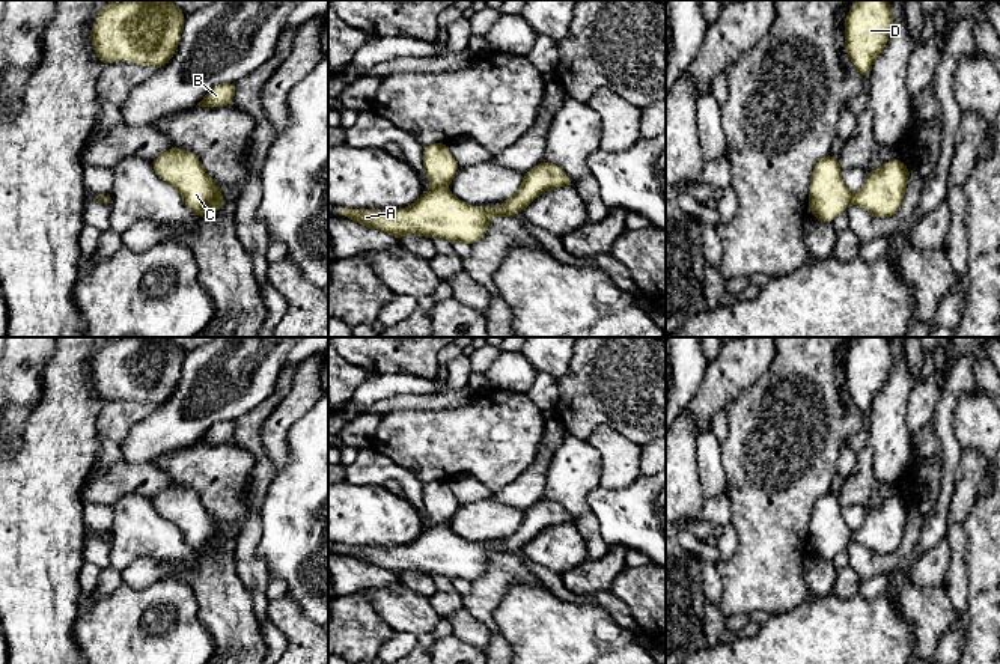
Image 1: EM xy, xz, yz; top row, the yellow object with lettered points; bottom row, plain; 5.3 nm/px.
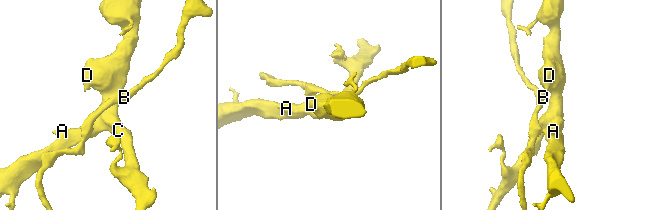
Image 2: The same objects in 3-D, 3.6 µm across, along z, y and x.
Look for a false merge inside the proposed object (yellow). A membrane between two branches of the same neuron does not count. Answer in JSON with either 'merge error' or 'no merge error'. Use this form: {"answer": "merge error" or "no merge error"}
{"answer": "merge error"}

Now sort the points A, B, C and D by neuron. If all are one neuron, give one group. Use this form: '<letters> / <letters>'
A C D / B

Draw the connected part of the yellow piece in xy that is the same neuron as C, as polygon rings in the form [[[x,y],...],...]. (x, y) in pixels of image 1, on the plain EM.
[[[178,483],[160,492],[152,504],[157,513],[175,524],[194,554],[223,545],[223,532],[202,500],[191,489]]]

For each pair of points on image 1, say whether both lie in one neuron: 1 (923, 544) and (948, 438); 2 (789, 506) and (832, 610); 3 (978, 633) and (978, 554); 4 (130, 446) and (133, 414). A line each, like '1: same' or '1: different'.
1: same
2: different
3: same
4: different

